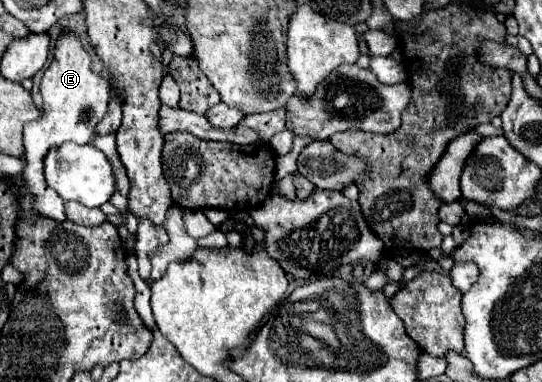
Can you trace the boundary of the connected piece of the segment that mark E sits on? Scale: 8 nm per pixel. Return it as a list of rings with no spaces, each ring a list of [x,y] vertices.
[[[65,34],[53,52],[53,62],[45,70],[41,80],[41,96],[43,96],[43,114],[39,120],[29,122],[25,126],[23,146],[25,146],[25,168],[23,182],[31,186],[31,194],[35,194],[35,210],[39,214],[47,214],[47,218],[55,218],[57,222],[65,222],[63,200],[55,190],[47,190],[47,182],[43,182],[43,158],[49,148],[61,146],[63,142],[89,144],[93,138],[93,128],[107,112],[107,104],[111,98],[111,86],[105,78],[91,72],[91,58],[81,46],[81,40],[75,34]]]

